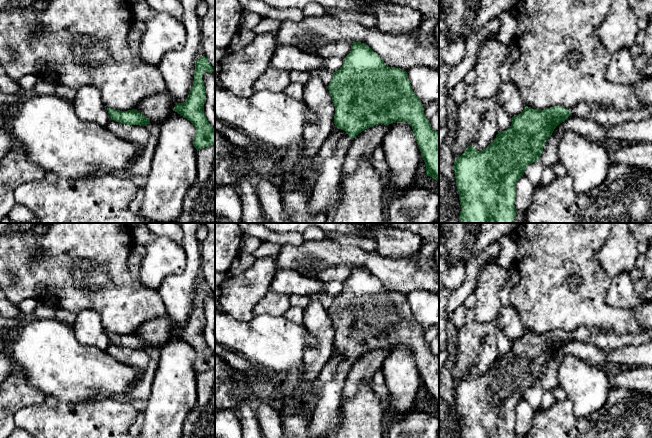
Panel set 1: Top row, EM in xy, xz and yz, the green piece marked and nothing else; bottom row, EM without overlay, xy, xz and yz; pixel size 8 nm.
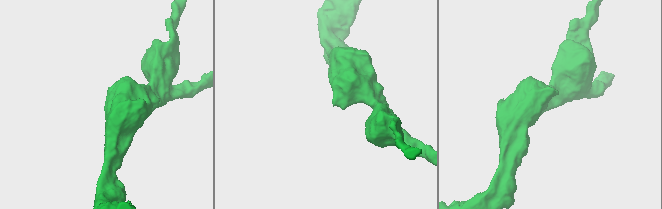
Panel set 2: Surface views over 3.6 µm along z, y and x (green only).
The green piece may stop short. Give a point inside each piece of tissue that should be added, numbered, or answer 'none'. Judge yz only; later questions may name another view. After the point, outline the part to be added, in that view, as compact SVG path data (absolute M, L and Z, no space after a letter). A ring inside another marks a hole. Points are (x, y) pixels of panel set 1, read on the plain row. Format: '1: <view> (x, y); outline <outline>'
1: yz (605, 339); outline M579 327L571 335L571 338L579 341L593 344L605 352L609 352L625 346L637 346L651 342L652 331L645 331L641 334L616 334L605 328L598 332Z

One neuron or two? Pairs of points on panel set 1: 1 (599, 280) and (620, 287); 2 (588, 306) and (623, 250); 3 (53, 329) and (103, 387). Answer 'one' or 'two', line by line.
1: two
2: two
3: one

